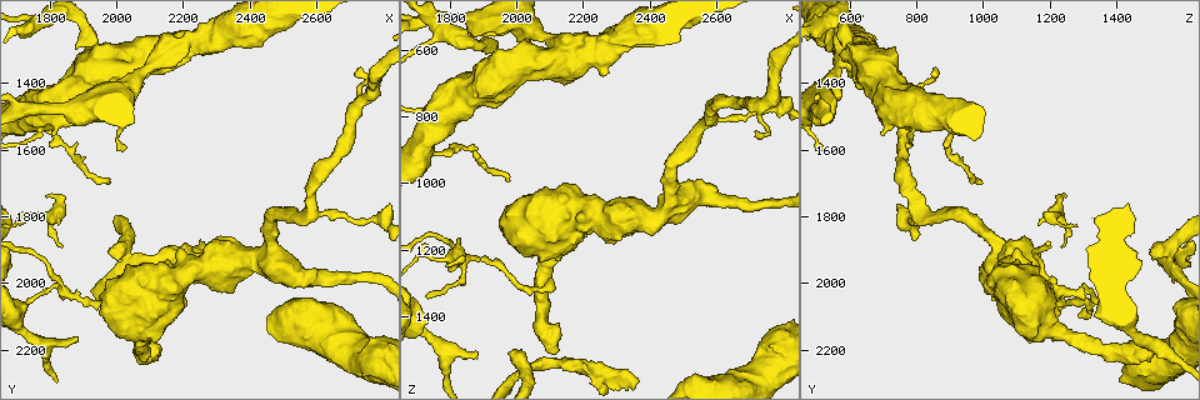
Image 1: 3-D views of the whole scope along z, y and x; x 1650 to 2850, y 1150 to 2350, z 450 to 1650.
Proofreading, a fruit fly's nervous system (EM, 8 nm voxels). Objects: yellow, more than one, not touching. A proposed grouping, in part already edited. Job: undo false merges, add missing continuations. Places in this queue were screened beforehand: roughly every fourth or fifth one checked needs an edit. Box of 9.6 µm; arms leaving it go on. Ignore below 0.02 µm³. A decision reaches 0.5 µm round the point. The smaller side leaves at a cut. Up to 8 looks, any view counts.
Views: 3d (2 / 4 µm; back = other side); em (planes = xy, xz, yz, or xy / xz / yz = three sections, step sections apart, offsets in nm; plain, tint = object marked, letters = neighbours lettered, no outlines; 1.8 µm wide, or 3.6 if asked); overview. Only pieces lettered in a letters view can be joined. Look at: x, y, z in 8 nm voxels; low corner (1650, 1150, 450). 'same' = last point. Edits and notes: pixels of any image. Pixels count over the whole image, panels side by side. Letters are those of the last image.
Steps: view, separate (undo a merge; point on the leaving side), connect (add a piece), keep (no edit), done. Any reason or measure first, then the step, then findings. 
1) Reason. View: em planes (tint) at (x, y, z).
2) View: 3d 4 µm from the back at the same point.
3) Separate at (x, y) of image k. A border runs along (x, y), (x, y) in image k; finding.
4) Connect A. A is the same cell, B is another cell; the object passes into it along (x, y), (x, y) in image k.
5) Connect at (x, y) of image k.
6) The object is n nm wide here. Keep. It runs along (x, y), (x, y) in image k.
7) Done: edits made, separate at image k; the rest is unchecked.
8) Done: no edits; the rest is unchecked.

Free end. View: em planes (tint) at (1880, 2160, 1500).

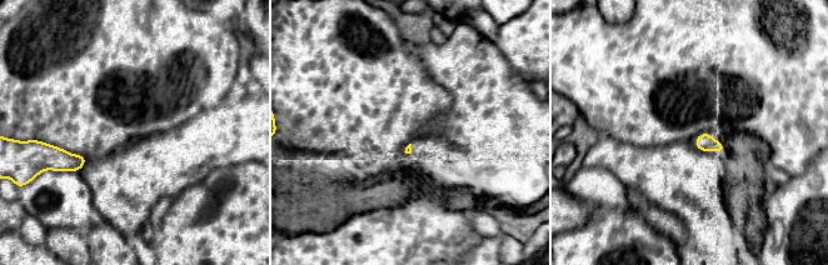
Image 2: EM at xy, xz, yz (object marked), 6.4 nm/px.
View: em planes (letters) at the same point.

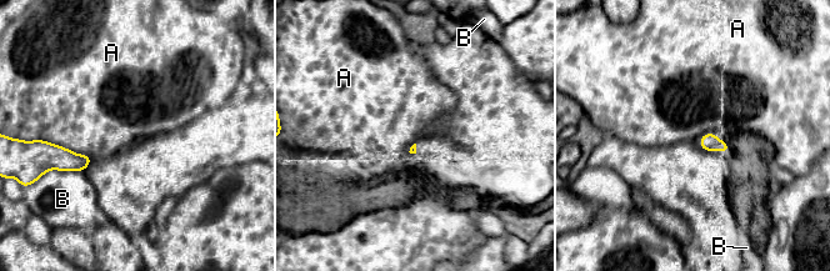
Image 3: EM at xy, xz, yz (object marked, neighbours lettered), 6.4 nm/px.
Keep. A and B are other cells; a border runs along (49, 141), (93, 159) in image 3; no lettered piece goes on from it.

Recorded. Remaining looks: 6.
Three-way junction. View: 3d 2 µm at (2020, 1900, 1550).

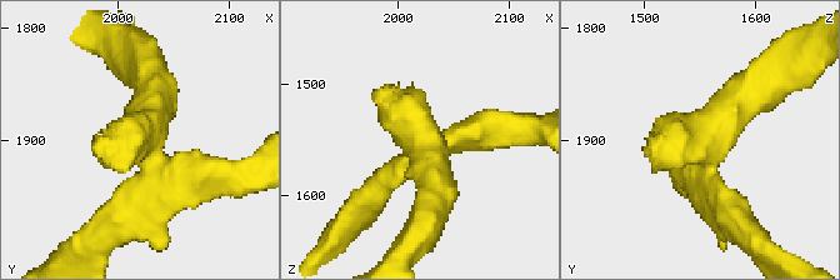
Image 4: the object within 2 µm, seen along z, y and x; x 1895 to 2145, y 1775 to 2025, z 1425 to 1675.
View: em yz step 8 (letters) at (2020, 1900, 1550).

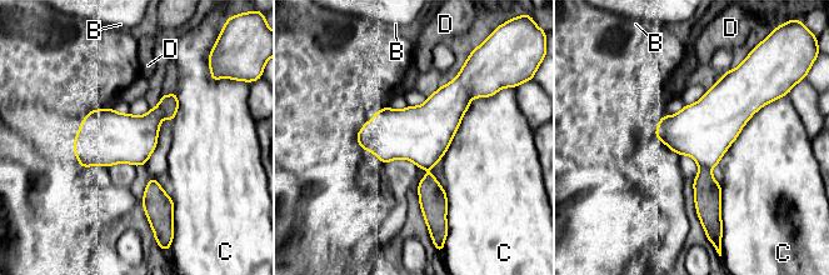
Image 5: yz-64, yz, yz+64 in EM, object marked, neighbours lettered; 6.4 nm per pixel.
Separate at (707, 191) of image 5. B, C and D are other cells; a border runs along (699, 166), (709, 169) in image 5; two neurons meet here.

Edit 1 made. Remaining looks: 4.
A fork. View: em yz step 16 (tint) at (2580, 1790, 800).

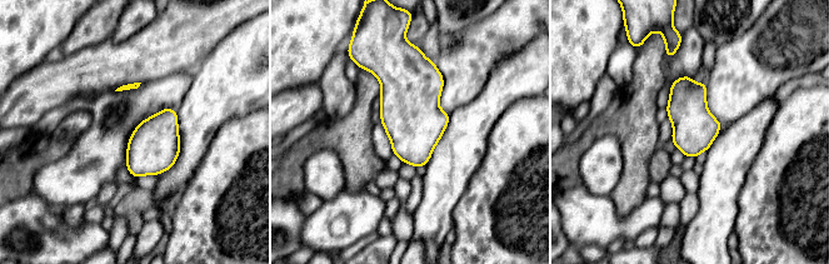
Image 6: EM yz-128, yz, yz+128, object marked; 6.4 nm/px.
Cut it another way. View: em xz step 8 (tint) at the same point.

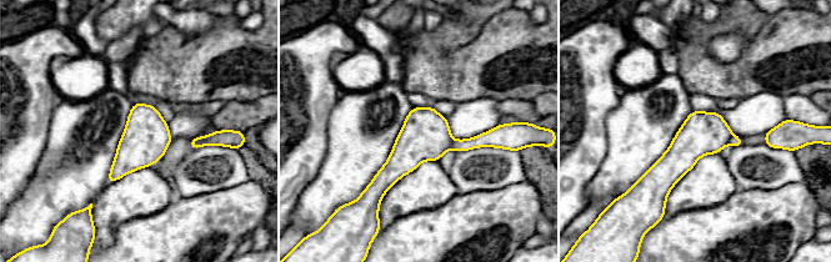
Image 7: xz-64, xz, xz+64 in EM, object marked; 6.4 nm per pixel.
See the neighbours. View: em xz step 8 (letters) at the same point.

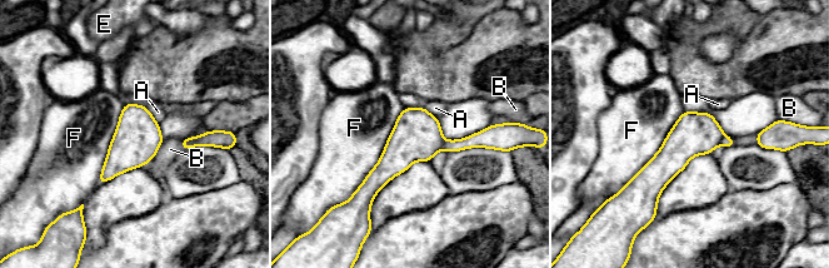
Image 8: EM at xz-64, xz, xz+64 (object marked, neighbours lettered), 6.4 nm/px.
Separate at (479, 139) of image 8. A, B, E and F are other cells; two neurons meet here.

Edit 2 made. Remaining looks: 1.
Done: edits made, separate at image 5, separate at image 8; the rest is unchecked.

